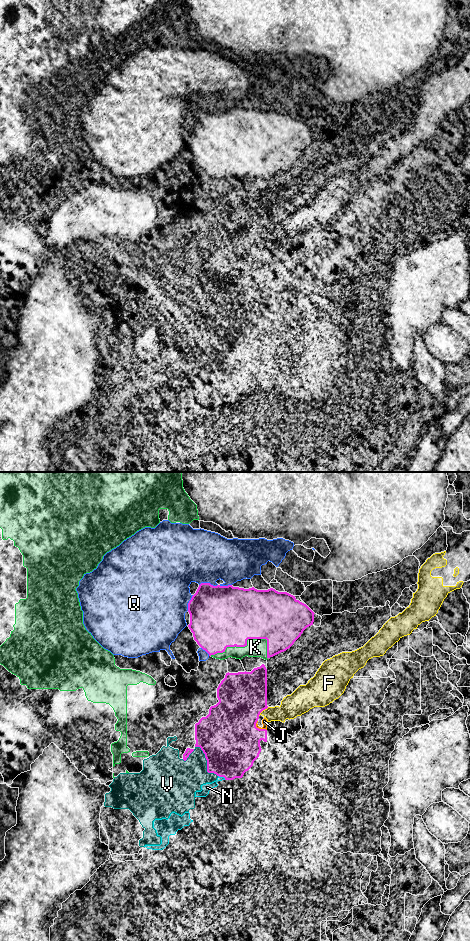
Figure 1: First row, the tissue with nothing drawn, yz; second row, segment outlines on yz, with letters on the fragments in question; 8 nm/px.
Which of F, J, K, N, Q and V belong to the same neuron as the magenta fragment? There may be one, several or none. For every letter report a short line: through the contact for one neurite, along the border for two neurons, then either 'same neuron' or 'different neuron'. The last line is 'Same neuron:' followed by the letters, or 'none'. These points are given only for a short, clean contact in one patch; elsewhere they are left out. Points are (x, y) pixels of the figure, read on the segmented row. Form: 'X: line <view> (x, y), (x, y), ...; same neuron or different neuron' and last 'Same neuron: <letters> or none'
F: line yz (268, 707), (258, 715); different neuron
J: different neuron
K: different neuron
N: same neuron
Q: different neuron
V: same neuron
Same neuron: N, V

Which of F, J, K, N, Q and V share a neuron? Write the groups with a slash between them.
F J / K / N V / Q

